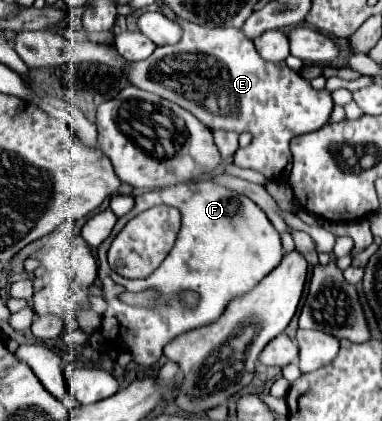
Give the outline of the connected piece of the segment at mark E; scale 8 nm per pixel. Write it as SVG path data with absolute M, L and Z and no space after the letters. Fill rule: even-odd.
M180 17L174 19L182 29L182 39L174 45L156 47L156 51L126 71L132 85L162 95L172 103L180 103L186 111L198 117L208 129L224 129L224 131L248 131L252 133L252 143L246 149L240 149L234 157L238 167L250 167L264 173L268 179L282 181L290 173L290 149L288 143L296 135L304 135L320 129L328 123L330 111L334 107L332 97L326 89L316 91L310 87L300 73L292 71L284 61L268 63L254 49L252 39L248 39L236 27L200 27L196 23L188 23Z

